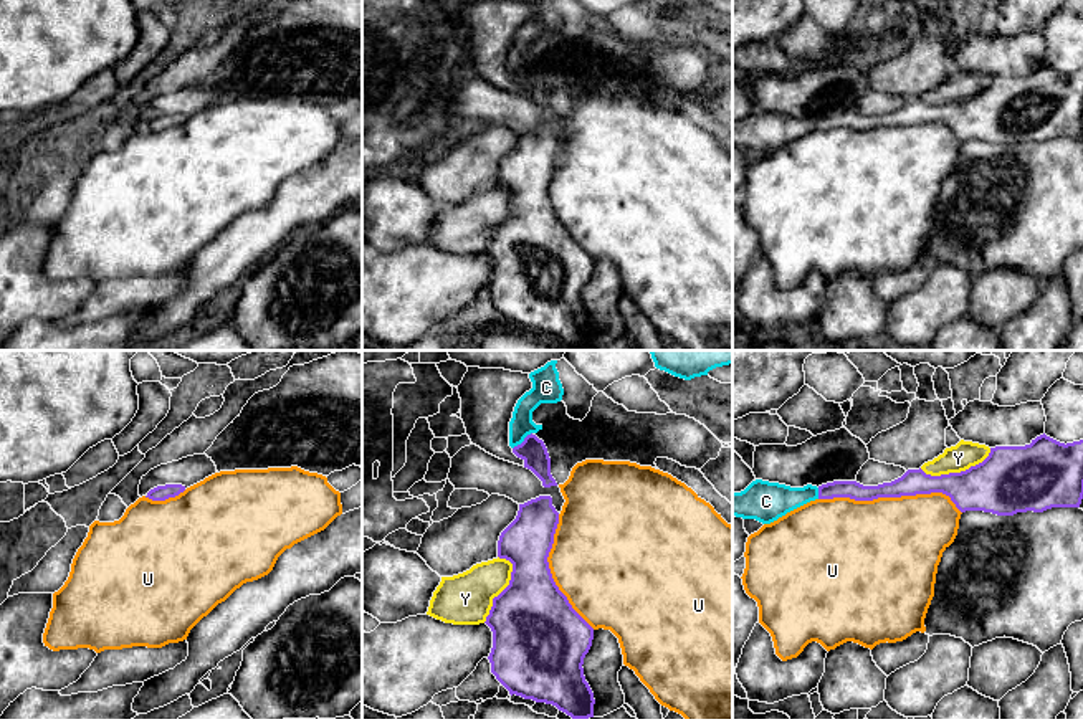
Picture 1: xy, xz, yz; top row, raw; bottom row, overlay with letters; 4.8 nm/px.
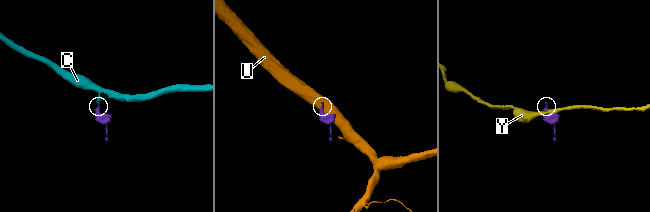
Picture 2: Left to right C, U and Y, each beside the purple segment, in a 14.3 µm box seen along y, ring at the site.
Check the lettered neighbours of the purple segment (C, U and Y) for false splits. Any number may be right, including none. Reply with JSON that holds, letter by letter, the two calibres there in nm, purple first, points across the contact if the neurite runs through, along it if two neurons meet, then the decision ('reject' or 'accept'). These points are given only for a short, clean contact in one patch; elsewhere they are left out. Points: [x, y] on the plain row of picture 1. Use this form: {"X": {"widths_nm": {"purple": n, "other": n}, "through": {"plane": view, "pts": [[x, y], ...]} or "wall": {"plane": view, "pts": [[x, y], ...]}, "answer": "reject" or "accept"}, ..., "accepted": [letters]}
{"C": {"widths_nm": {"purple": 130, "other": 120}, "through": {"plane": "xz", "pts": [[533, 80], [523, 71], [521, 53]]}, "answer": "accept"}, "U": {"widths_nm": {"purple": 130, "other": 500}, "answer": "reject"}, "Y": {"widths_nm": {"purple": 300, "other": 130}, "answer": "reject"}, "accepted": ["C"]}

